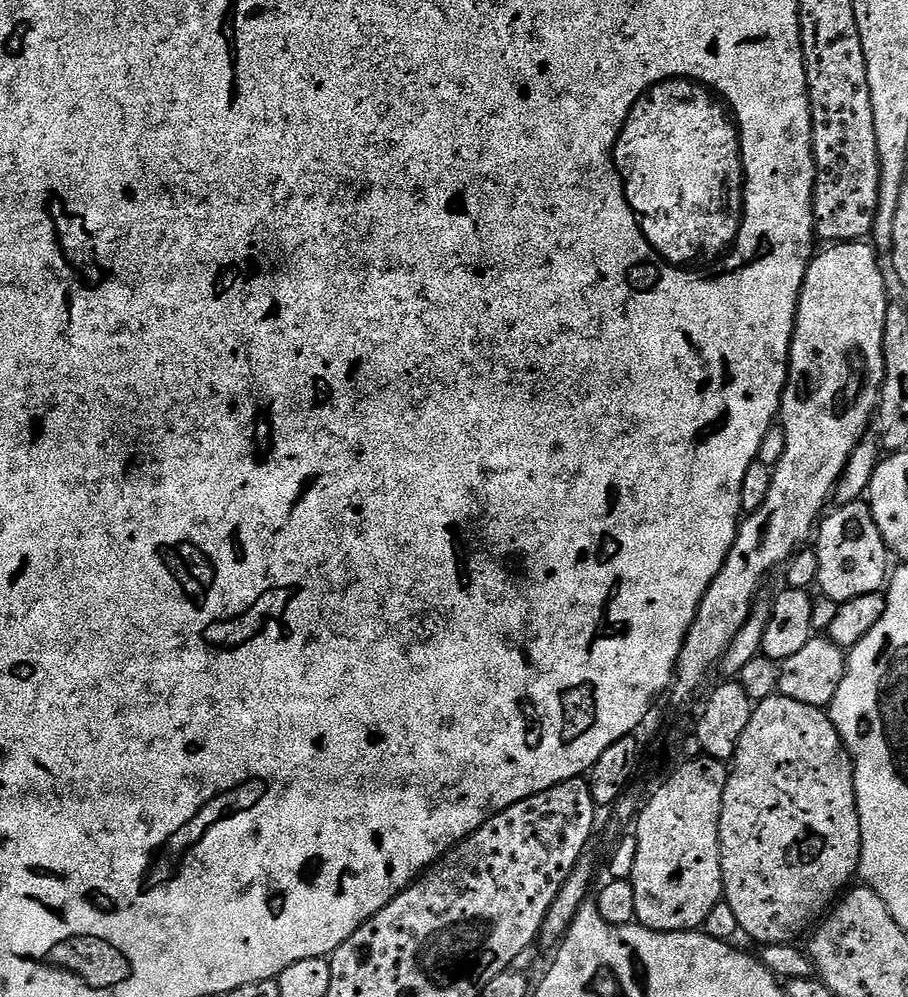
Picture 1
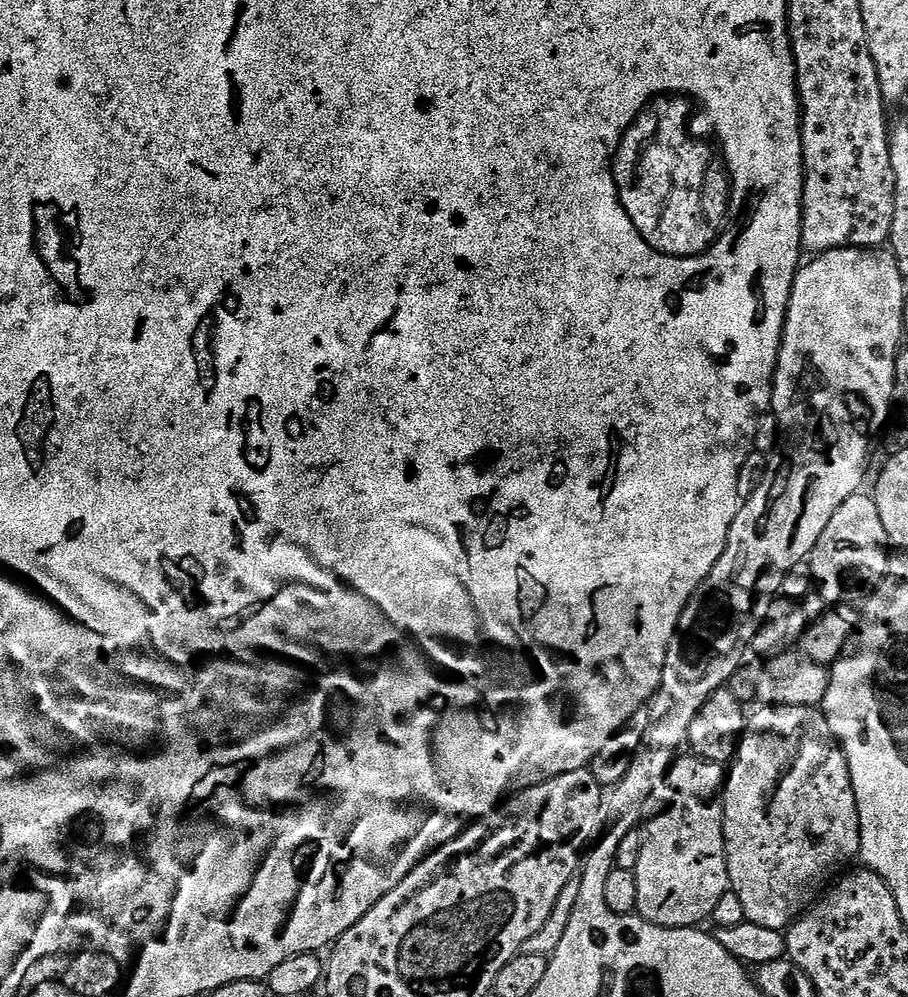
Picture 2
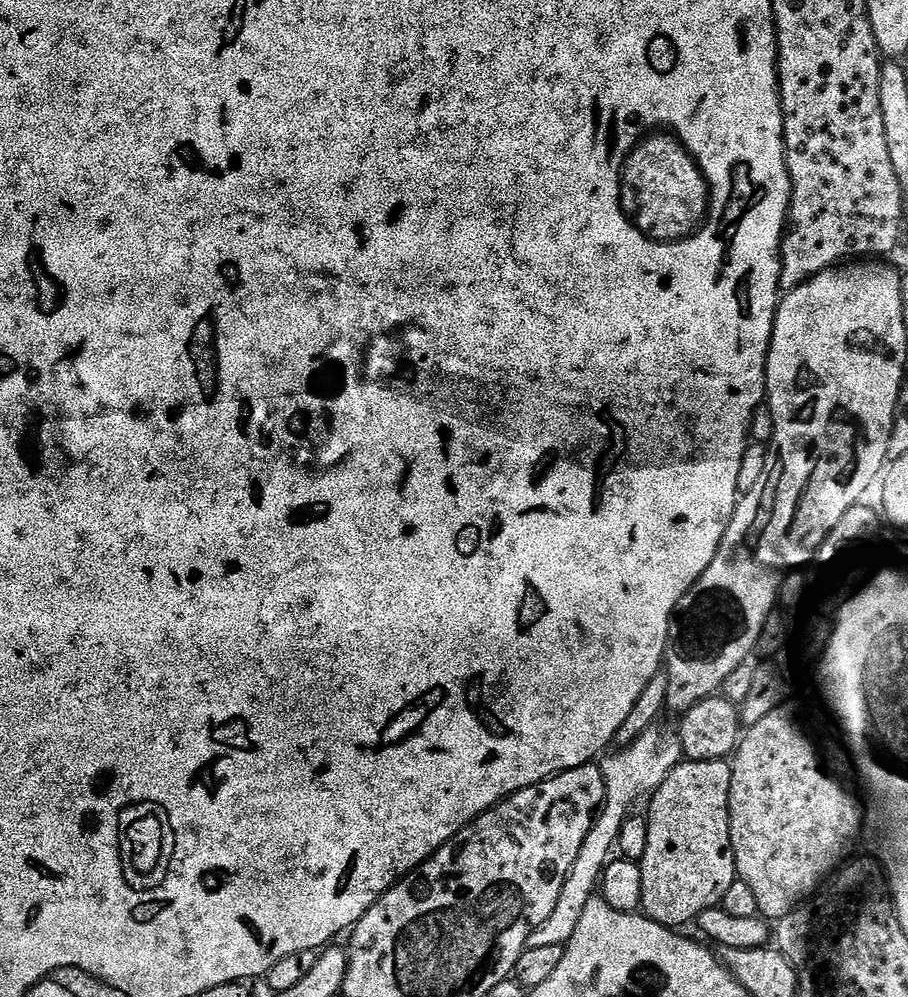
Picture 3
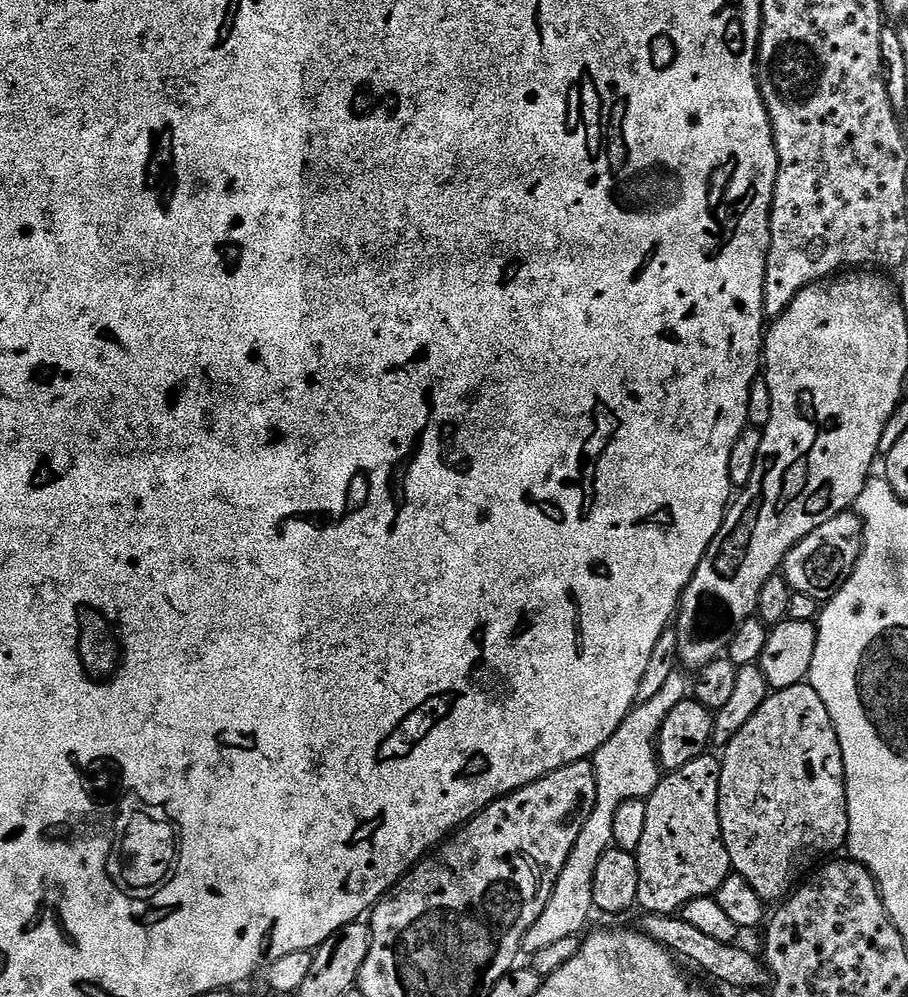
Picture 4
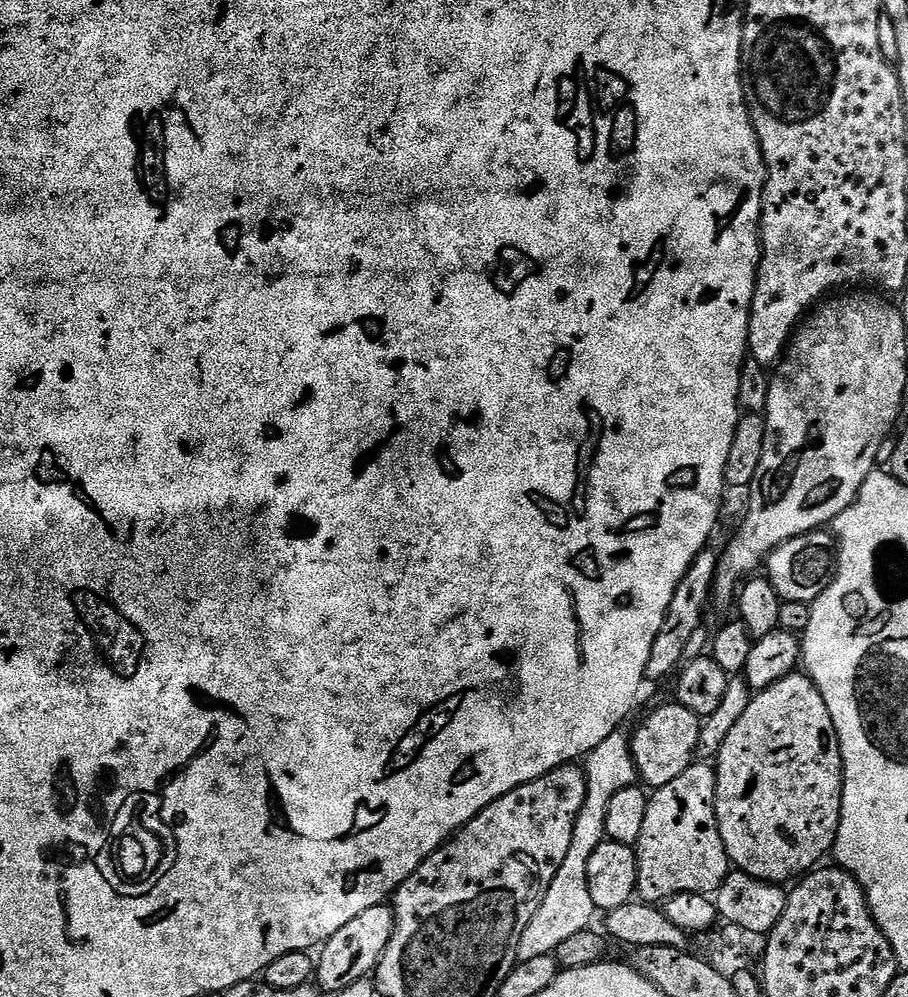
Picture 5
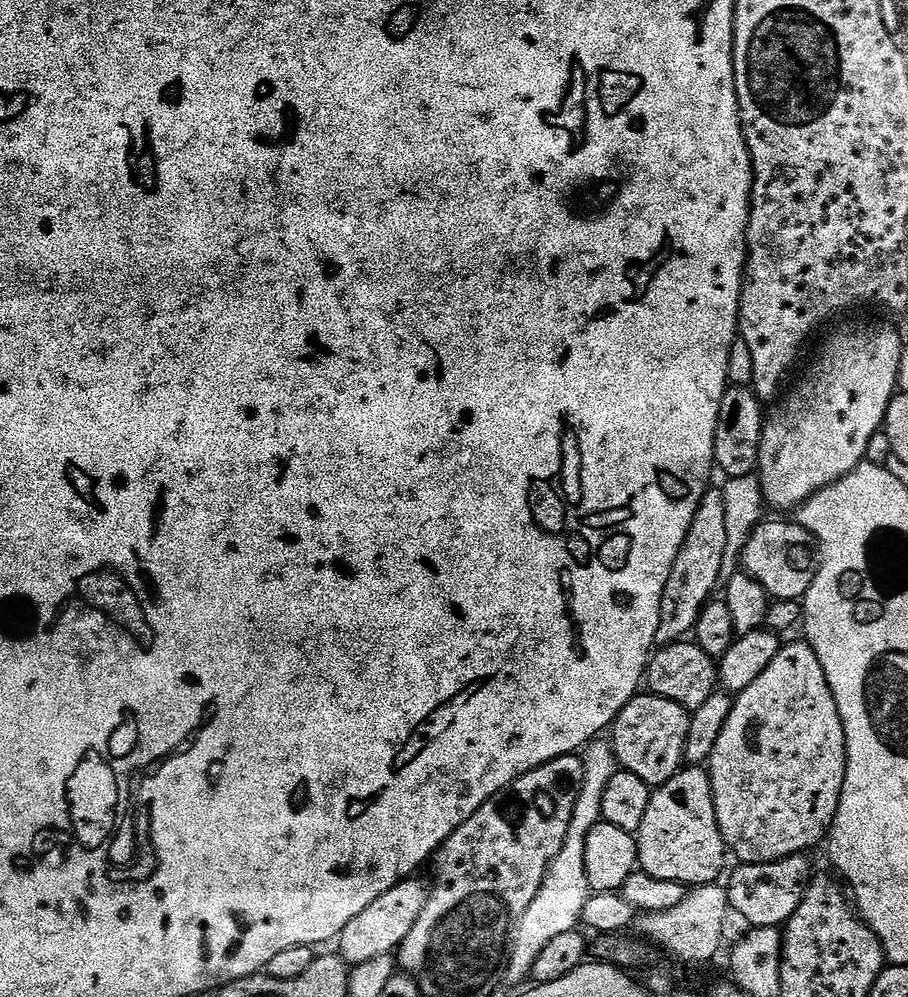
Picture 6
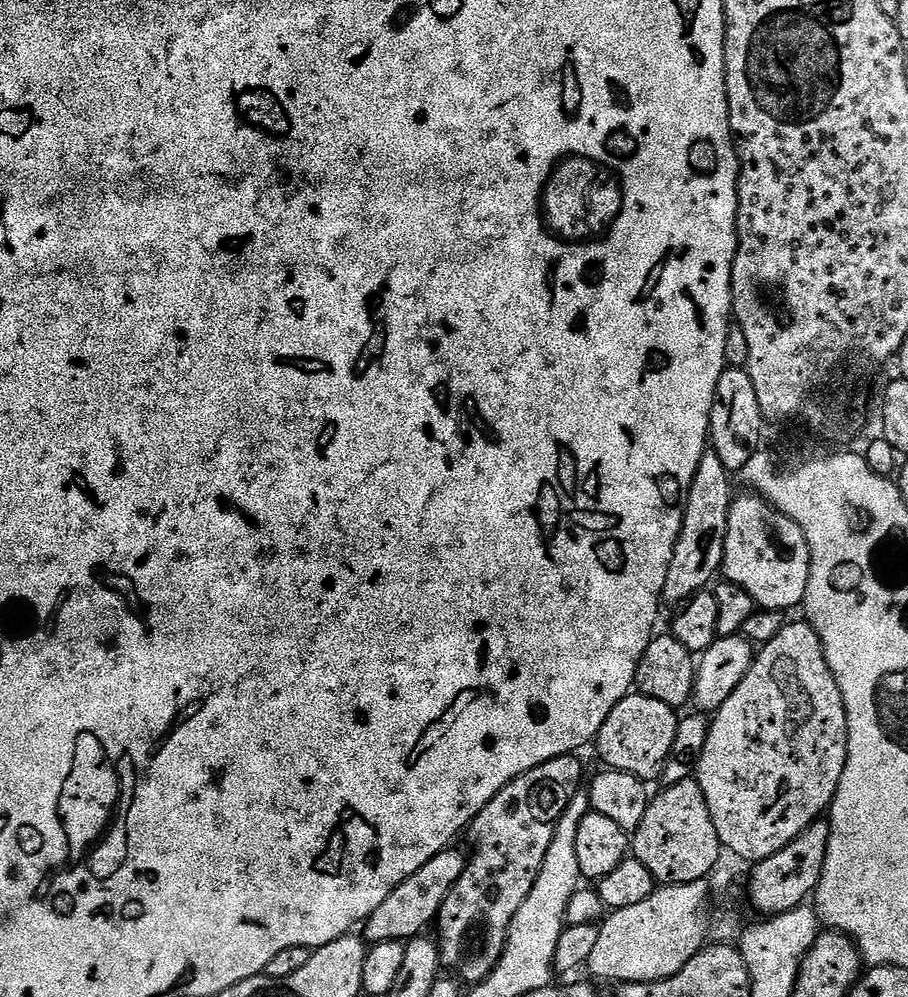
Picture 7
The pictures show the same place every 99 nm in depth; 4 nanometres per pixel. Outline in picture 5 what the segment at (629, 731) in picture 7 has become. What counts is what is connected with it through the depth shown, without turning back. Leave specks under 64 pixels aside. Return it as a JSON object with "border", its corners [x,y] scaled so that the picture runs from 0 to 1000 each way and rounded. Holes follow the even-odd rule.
{"border":[[[737,704],[722,710],[695,735],[696,759],[700,761],[700,777],[715,791],[721,792],[742,784],[751,772],[756,772],[768,761],[767,749],[773,722],[753,706]]]}

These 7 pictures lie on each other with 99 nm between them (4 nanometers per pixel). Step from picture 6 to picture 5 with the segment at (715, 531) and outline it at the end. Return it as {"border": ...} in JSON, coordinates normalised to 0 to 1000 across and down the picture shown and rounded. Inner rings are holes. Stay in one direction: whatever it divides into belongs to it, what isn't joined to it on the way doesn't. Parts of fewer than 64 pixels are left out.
{"border":[[[774,552],[768,555],[753,579],[747,584],[747,590],[742,592],[742,600],[738,600],[738,612],[733,612],[733,620],[729,620],[729,632],[725,632],[725,640],[720,640],[720,648],[716,651],[716,664],[711,664],[715,683],[731,682],[736,677],[739,679],[754,661],[756,644],[760,644],[760,640],[764,640],[764,636],[772,633],[771,621],[775,618],[775,601],[779,598],[781,601],[782,587],[786,582],[791,561],[790,555],[782,553]]]}

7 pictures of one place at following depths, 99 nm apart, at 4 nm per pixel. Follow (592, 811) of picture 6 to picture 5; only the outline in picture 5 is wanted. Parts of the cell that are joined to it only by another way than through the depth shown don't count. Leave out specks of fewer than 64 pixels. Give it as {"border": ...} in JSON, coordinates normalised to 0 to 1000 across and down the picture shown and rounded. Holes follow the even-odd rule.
{"border":[[[687,732],[672,736],[672,740],[659,744],[659,748],[654,748],[654,752],[648,755],[641,769],[643,778],[648,781],[645,804],[641,804],[641,812],[634,818],[628,853],[623,853],[623,861],[619,861],[619,869],[615,869],[610,885],[606,885],[588,921],[584,921],[579,933],[575,933],[575,941],[568,954],[569,964],[609,958],[623,941],[649,930],[653,926],[652,918],[657,918],[654,901],[650,901],[650,885],[645,881],[645,872],[650,869],[650,857],[654,857],[654,853],[667,842],[667,808],[672,808],[672,800],[676,800],[681,792],[697,789],[702,785],[695,737]]]}

